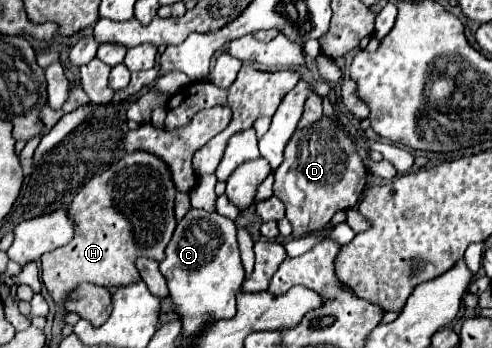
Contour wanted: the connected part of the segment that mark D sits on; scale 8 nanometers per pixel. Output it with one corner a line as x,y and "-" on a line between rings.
321,118
313,126
295,130
285,146
285,160
275,172
273,194
285,204
293,238
323,230
335,212
353,208
367,184
367,170
351,138
331,118

